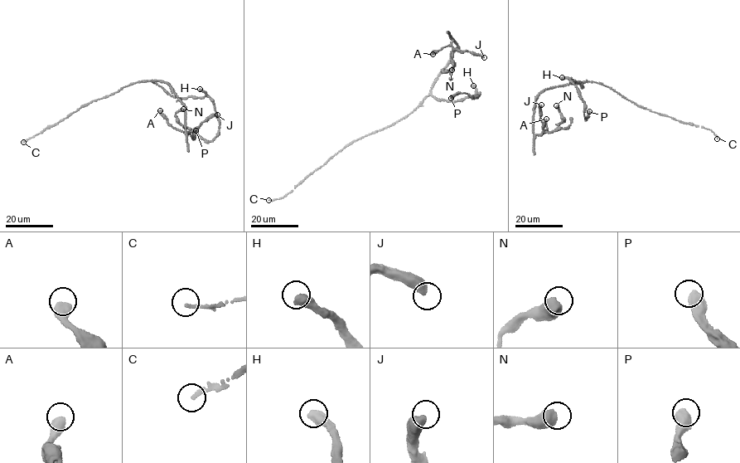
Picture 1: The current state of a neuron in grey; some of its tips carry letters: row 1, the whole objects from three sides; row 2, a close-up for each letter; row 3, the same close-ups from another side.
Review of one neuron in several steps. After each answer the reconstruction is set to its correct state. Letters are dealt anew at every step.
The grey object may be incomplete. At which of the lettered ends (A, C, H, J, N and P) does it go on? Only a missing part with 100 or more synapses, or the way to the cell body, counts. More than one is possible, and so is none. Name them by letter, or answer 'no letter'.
C

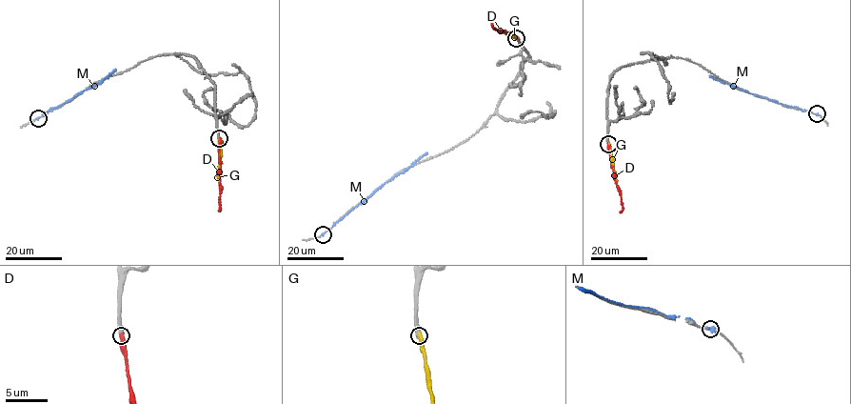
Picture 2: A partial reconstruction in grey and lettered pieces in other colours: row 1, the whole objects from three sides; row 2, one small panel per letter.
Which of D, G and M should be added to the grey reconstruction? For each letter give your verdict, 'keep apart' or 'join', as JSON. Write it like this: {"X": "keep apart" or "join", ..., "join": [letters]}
{"D": "keep apart", "G": "join", "M": "keep apart", "join": ["G"]}

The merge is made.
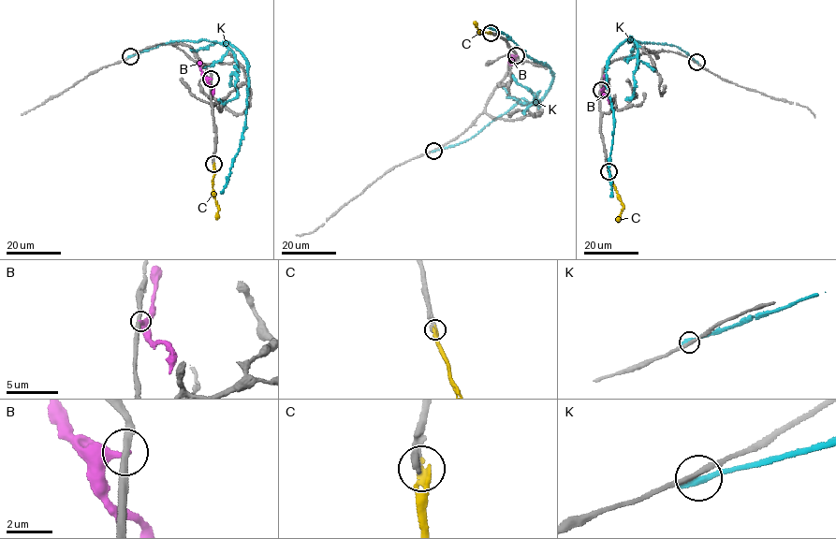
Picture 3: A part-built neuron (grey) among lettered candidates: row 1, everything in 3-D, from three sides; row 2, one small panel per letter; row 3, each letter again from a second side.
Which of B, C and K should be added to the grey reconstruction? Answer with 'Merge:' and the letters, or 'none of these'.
Merge: C

